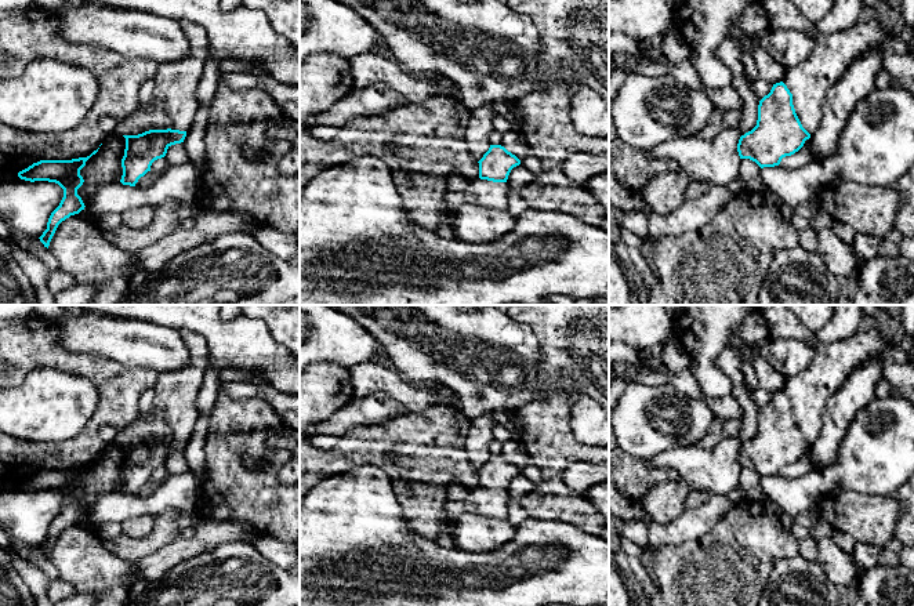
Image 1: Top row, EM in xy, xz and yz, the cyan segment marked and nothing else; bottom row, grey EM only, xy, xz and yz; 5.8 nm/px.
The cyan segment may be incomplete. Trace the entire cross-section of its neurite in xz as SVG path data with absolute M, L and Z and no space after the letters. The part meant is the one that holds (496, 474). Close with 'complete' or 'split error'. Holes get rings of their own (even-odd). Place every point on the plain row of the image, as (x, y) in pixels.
M490 454L478 472L479 486L461 501L446 500L446 512L450 518L475 514L494 520L507 520L509 501L507 489L521 469L501 454Z; split error

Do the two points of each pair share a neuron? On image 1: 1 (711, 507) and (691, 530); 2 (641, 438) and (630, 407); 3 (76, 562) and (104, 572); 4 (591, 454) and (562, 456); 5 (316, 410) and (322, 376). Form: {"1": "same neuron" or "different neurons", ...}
{"1": "same neuron", "2": "same neuron", "3": "same neuron", "4": "same neuron", "5": "same neuron"}

